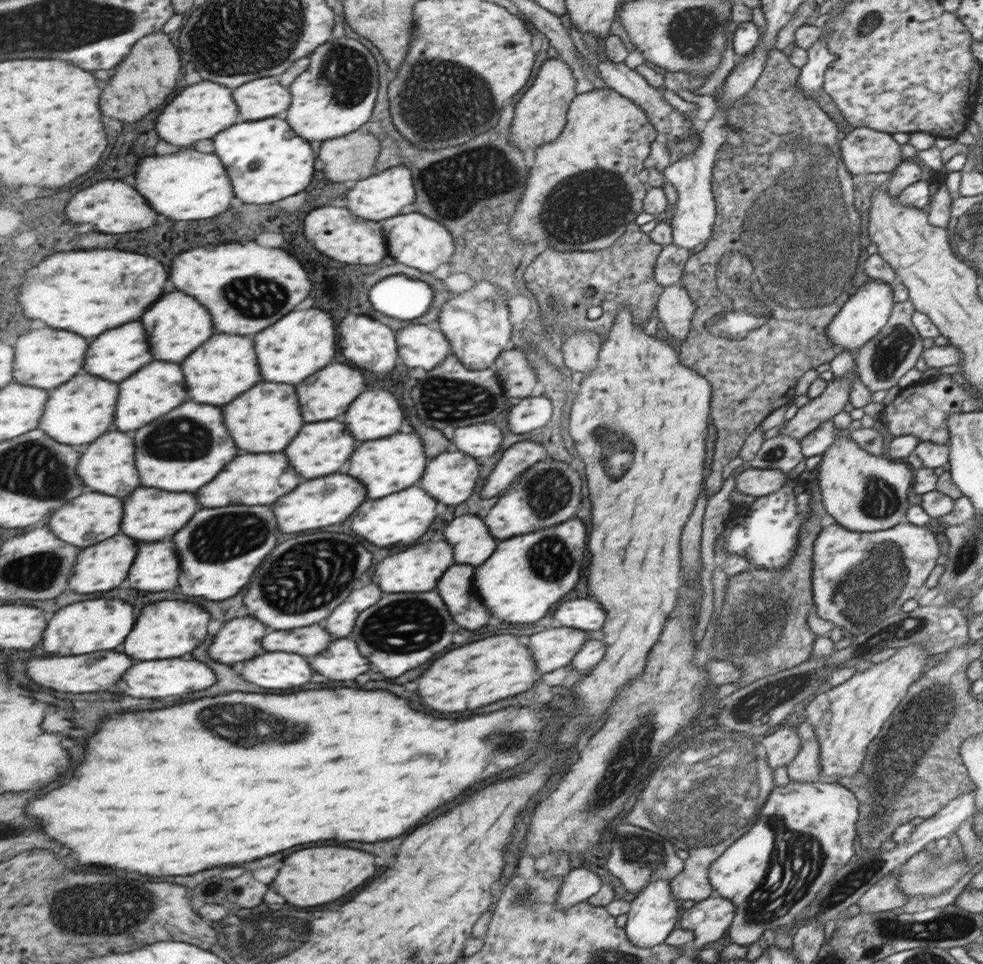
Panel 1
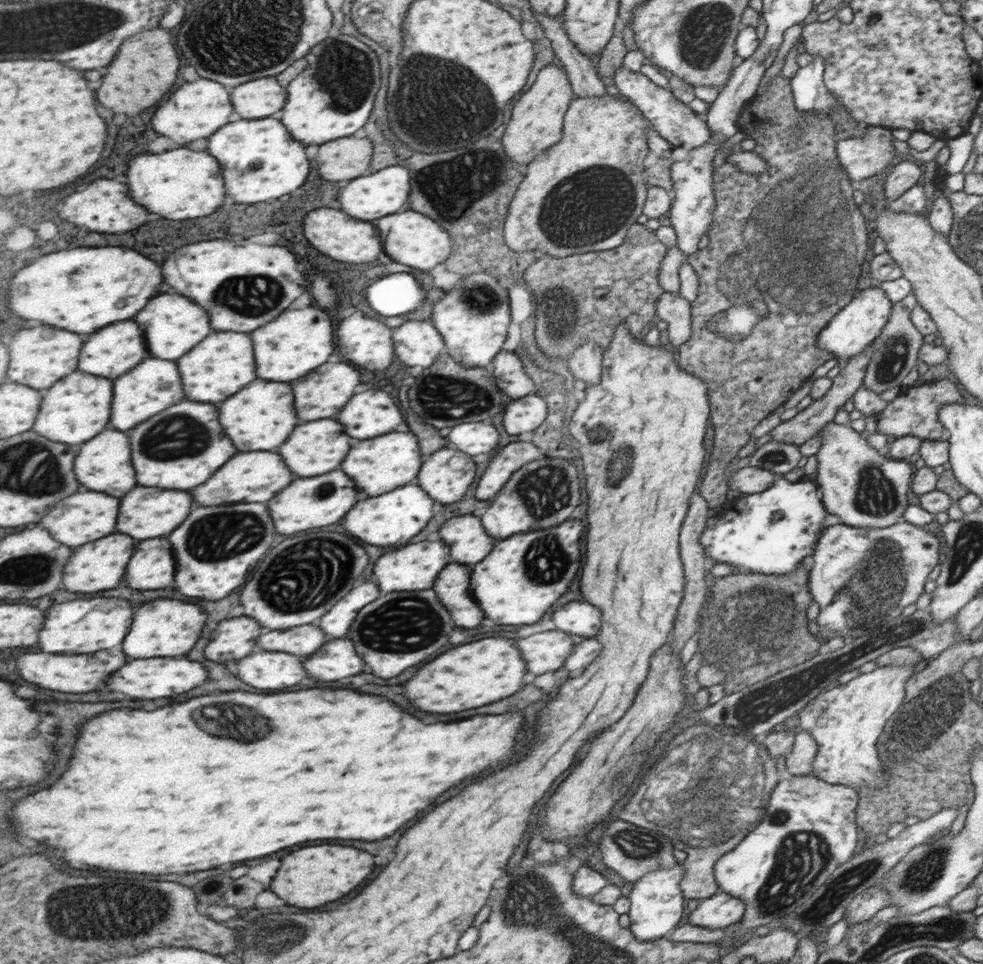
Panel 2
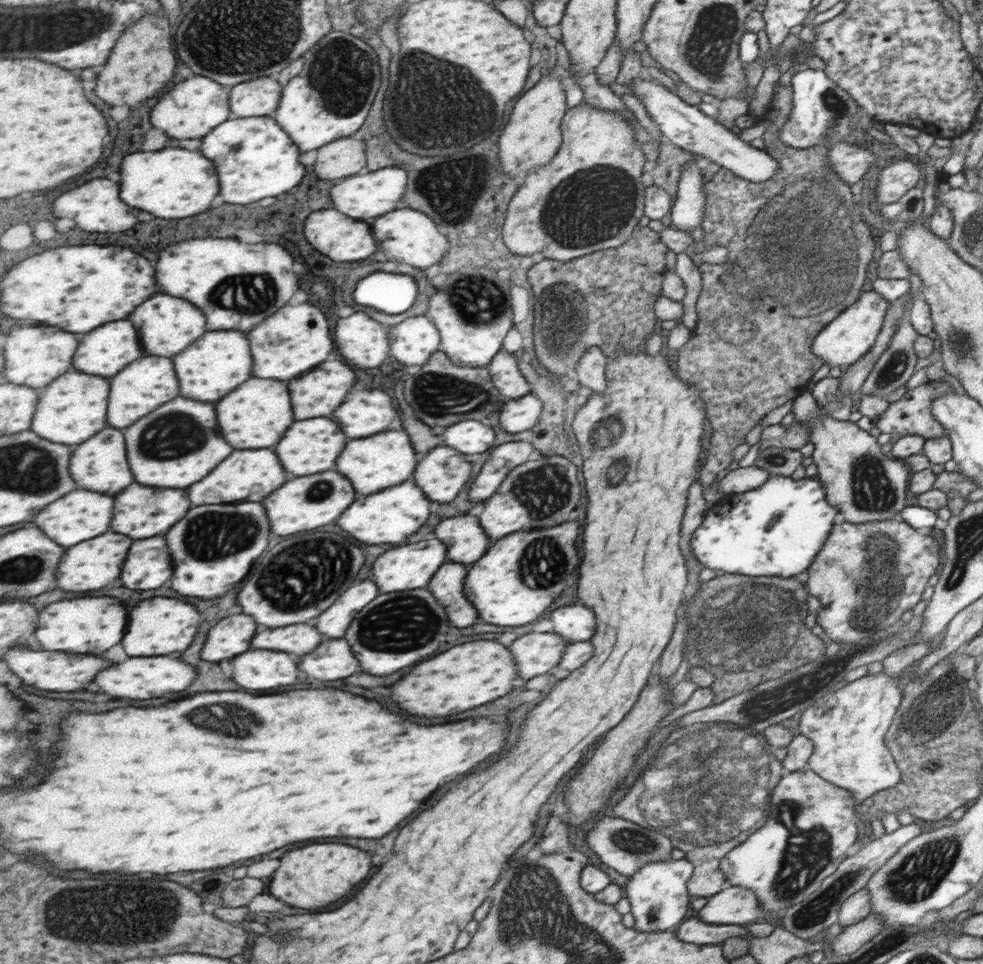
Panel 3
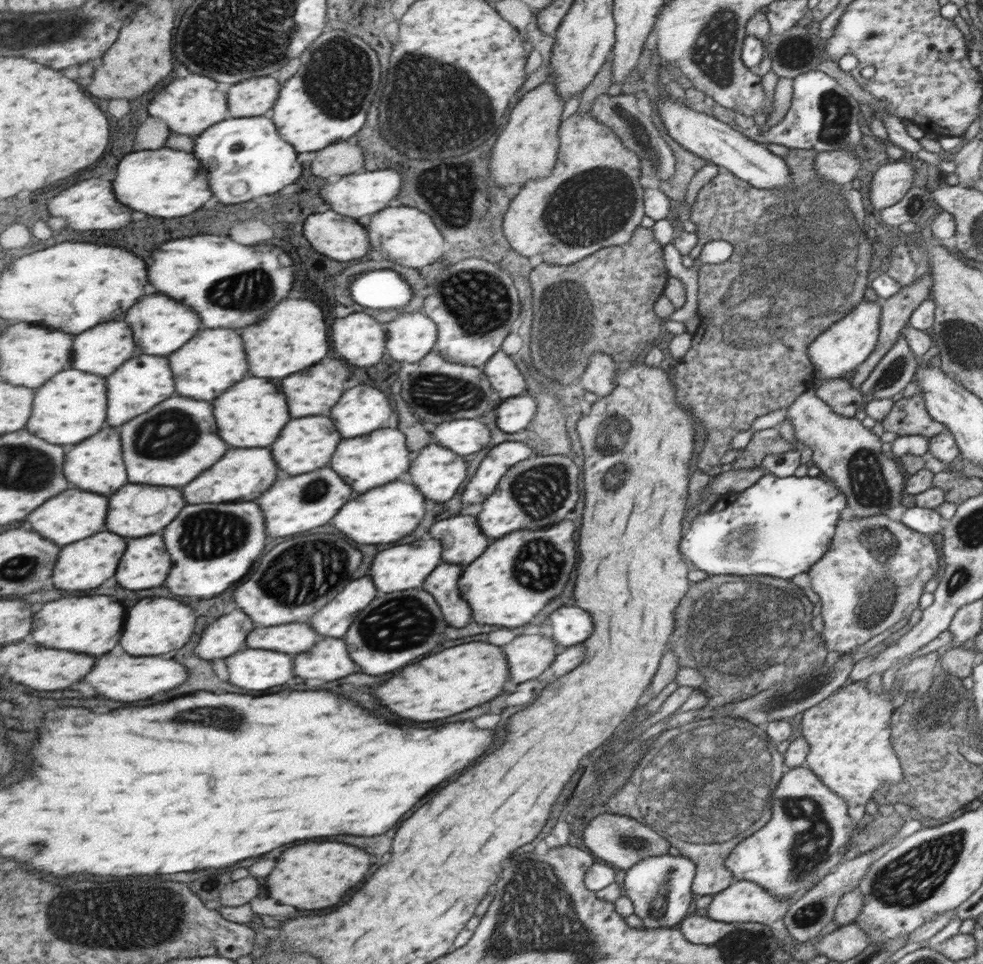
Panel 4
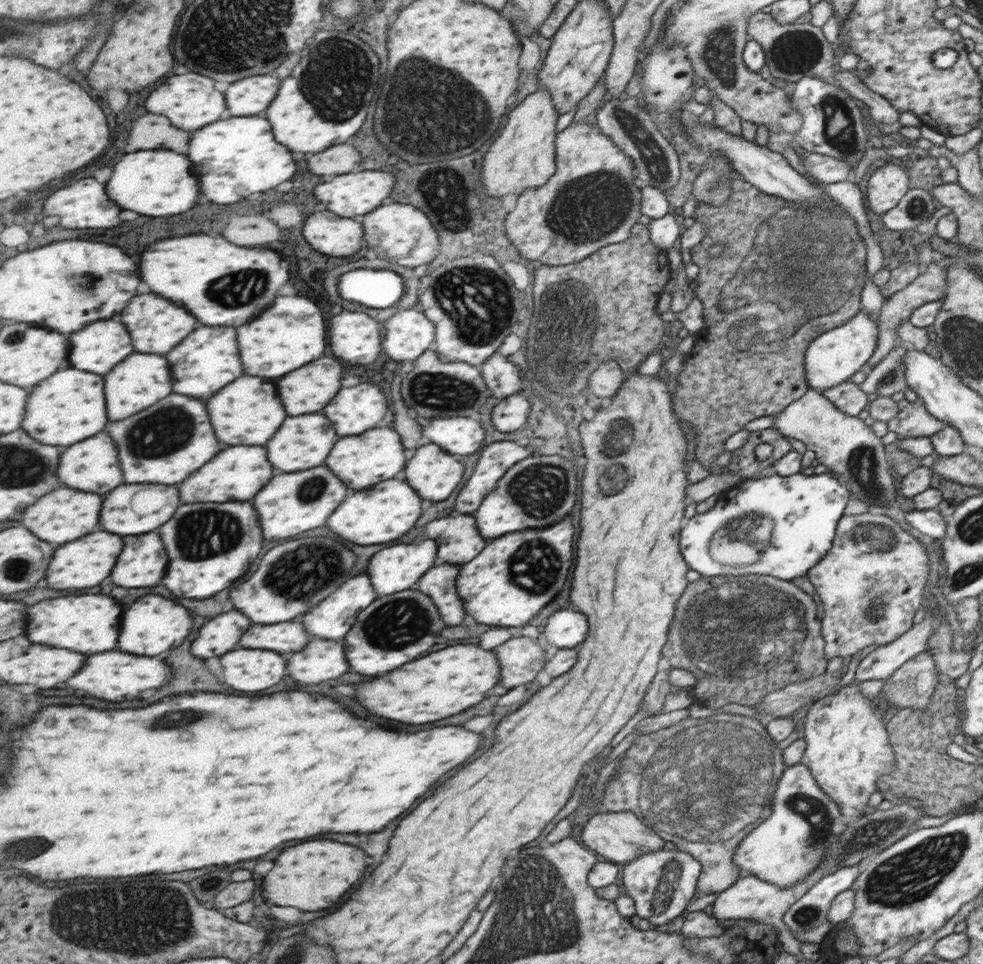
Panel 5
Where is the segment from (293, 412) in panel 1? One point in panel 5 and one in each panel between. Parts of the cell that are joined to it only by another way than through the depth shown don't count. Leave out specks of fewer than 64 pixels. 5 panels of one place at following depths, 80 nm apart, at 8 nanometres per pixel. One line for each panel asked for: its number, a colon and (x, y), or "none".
2: (260, 418)
3: (257, 415)
4: (253, 413)
5: (249, 411)

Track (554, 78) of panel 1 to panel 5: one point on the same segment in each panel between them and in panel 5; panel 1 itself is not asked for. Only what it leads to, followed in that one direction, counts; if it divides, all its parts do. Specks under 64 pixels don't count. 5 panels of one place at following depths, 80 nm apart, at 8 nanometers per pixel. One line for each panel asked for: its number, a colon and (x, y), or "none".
2: (537, 124)
3: (533, 136)
4: (529, 148)
5: (524, 158)

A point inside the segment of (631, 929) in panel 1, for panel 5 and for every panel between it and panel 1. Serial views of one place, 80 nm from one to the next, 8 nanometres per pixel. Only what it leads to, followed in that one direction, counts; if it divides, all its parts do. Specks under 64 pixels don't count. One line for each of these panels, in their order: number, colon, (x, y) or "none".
2: (656, 904)
3: (657, 893)
4: (658, 887)
5: (660, 883)

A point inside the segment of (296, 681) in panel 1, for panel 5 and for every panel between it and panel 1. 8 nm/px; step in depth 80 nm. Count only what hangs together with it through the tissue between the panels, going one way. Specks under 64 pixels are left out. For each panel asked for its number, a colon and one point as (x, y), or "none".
2: (268, 671)
3: (257, 669)
4: (259, 670)
5: (249, 670)

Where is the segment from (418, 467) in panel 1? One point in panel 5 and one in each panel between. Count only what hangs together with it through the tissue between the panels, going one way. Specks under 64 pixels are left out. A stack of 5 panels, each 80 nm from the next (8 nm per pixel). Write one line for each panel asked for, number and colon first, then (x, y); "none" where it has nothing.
2: (379, 465)
3: (373, 464)
4: (370, 461)
5: (365, 460)

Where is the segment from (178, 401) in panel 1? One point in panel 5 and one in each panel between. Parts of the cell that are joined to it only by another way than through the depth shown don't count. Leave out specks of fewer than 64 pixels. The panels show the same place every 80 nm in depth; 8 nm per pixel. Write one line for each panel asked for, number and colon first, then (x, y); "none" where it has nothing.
2: (156, 385)
3: (151, 382)
4: (145, 381)
5: (142, 380)

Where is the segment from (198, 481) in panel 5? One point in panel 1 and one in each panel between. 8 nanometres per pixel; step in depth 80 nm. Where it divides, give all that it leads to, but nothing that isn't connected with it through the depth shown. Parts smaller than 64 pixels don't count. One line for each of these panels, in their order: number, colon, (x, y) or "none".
1: (254, 479)
2: (267, 472)
3: (249, 475)
4: (245, 473)

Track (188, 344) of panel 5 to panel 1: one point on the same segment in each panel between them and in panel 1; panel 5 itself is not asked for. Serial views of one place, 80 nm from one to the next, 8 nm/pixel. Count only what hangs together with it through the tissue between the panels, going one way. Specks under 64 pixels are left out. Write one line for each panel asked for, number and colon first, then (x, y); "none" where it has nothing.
1: (226, 367)
2: (206, 380)
3: (209, 369)
4: (215, 360)

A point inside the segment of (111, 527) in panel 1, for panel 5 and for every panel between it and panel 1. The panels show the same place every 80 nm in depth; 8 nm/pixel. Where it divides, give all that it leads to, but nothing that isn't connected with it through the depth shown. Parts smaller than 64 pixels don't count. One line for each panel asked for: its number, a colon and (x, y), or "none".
2: (87, 516)
3: (82, 515)
4: (75, 515)
5: (61, 517)

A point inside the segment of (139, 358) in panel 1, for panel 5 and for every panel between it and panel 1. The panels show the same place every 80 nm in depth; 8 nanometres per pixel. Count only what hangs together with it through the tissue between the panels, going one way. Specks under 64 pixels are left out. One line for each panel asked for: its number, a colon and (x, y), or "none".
2: (112, 352)
3: (106, 352)
4: (106, 348)
5: (99, 348)

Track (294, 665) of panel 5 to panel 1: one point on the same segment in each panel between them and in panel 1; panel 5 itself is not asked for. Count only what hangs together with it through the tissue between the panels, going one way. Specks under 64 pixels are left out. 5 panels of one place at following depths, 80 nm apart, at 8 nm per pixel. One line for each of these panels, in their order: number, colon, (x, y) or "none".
1: (343, 661)
2: (337, 660)
3: (333, 660)
4: (330, 660)

